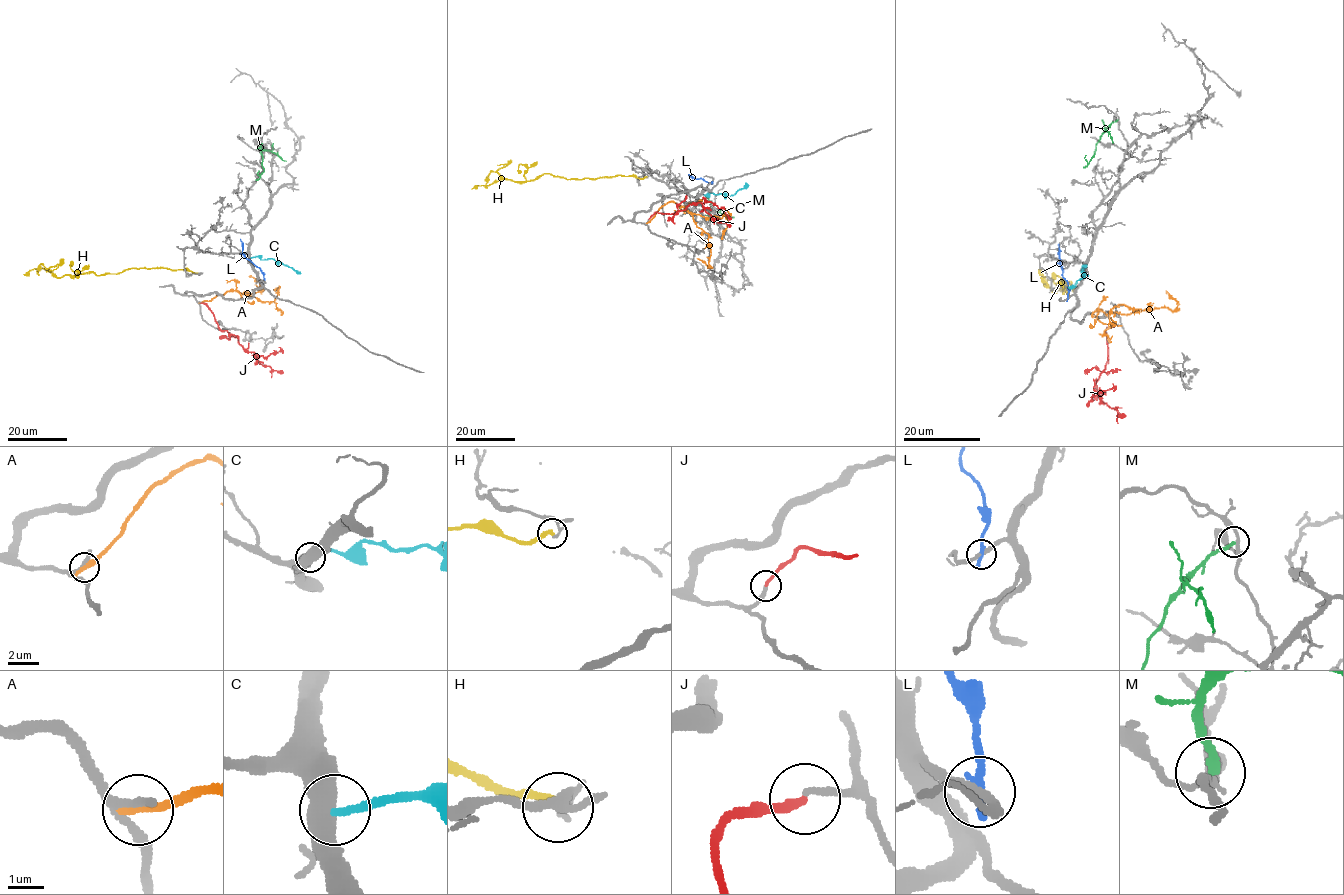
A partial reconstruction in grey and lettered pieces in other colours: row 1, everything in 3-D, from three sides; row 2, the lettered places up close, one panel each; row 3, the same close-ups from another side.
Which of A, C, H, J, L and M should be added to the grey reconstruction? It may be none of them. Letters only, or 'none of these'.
J

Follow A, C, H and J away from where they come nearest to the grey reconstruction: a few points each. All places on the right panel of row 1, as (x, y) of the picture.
A: (1120, 326), (1103, 324), (1092, 314), (1096, 311), (1126, 314), (1168, 307), (1172, 311), (1177, 302), (1166, 291)
C: (1084, 267), (1080, 270), (1085, 274), (1071, 287)
H: (1060, 289), (1060, 281), (1062, 288), (1056, 290), (1067, 291), (1063, 288), (1070, 282), (1076, 289)
J: (1115, 326), (1109, 326), (1105, 331), (1108, 362), (1094, 389), (1107, 405), (1124, 417)

